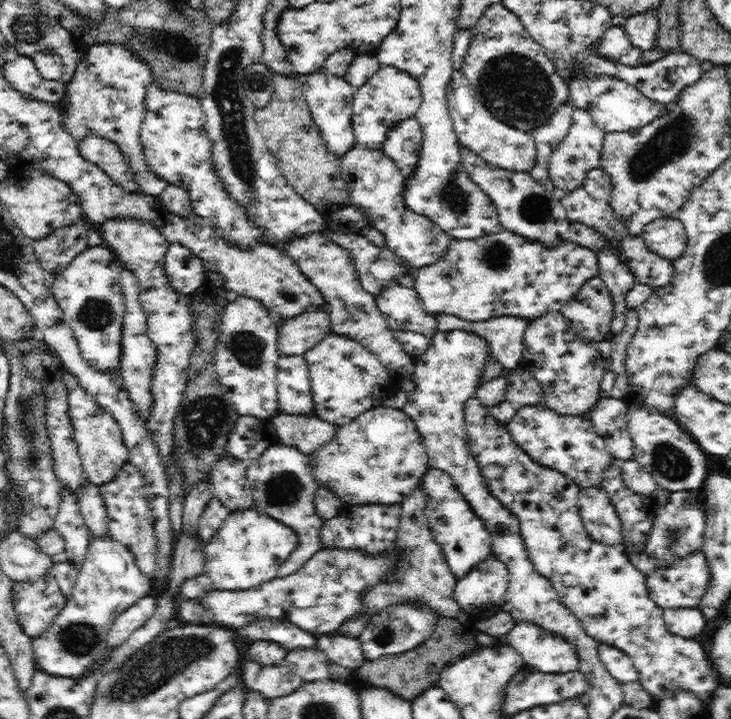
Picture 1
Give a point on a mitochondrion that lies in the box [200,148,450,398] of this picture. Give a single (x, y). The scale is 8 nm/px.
(247, 347)

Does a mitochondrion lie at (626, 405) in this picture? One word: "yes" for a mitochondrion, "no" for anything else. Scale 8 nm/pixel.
no

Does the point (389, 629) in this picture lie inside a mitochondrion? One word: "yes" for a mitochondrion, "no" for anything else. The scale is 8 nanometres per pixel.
yes

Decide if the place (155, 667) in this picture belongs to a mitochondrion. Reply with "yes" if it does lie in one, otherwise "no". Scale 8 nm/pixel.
yes

